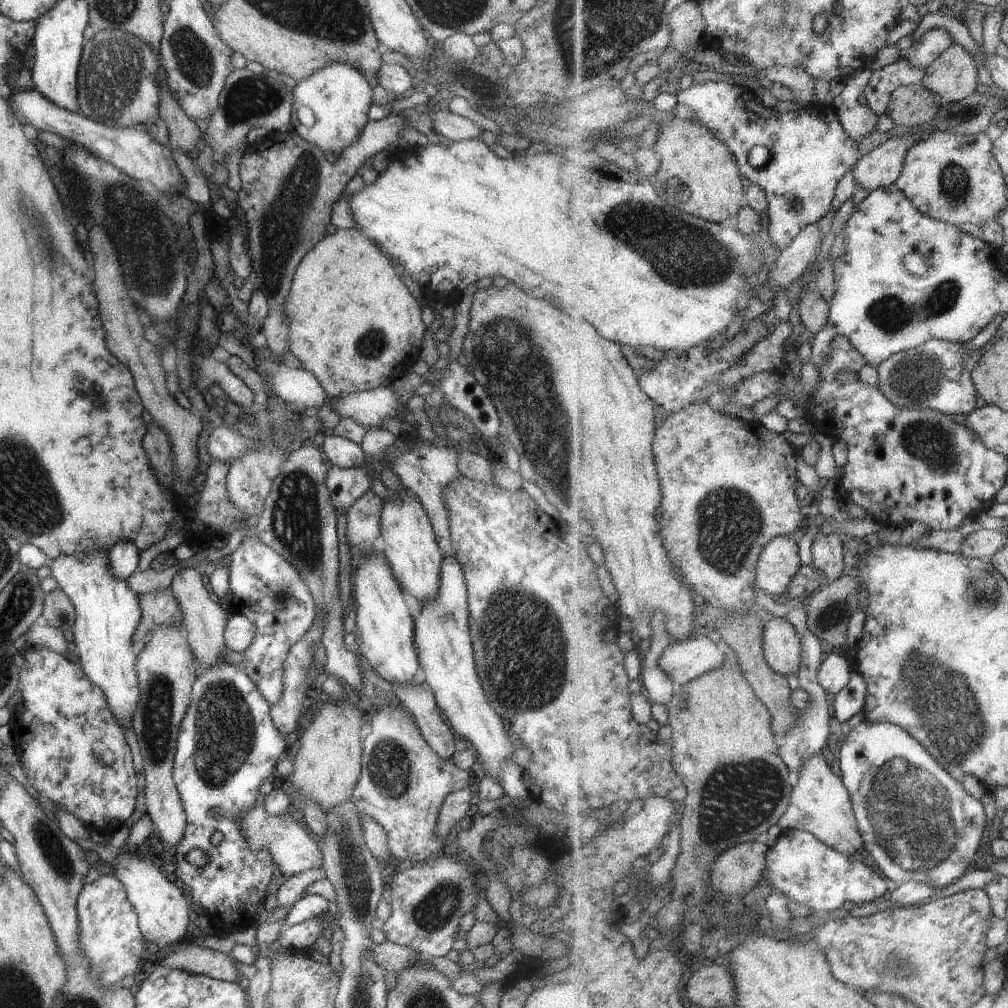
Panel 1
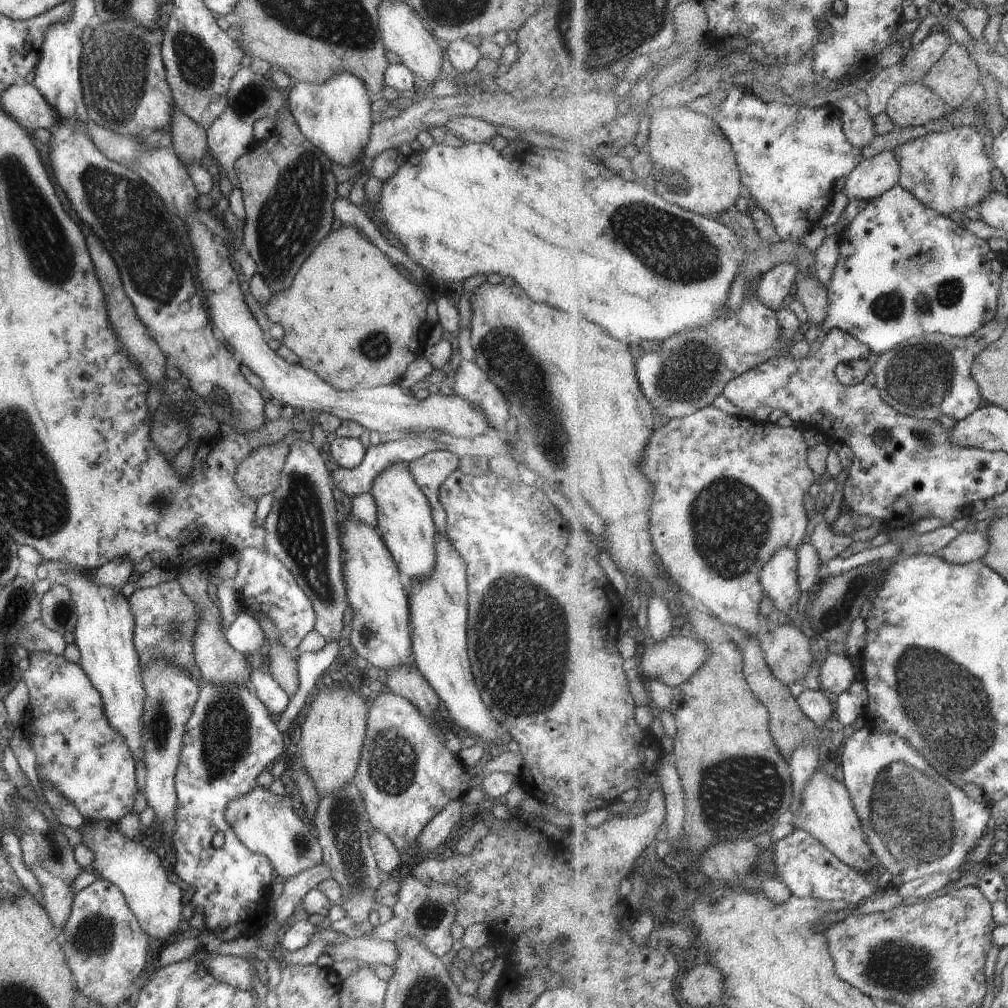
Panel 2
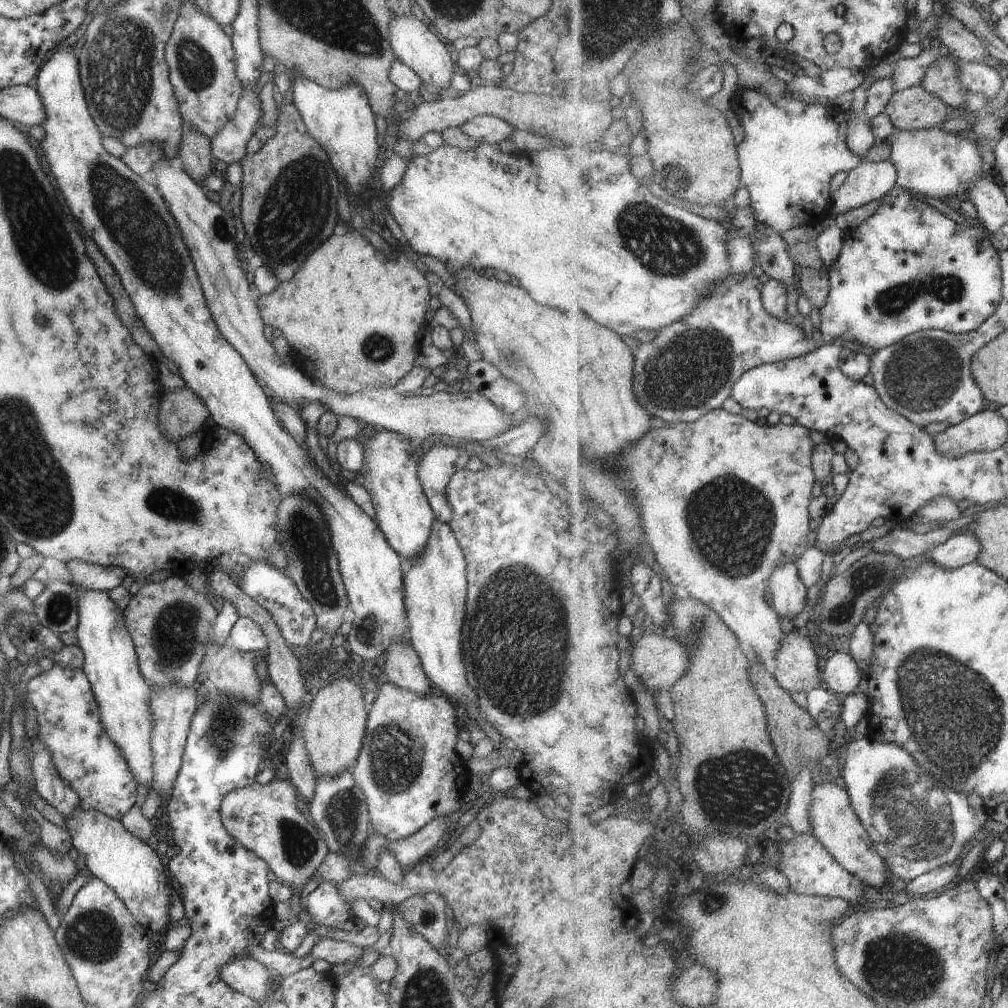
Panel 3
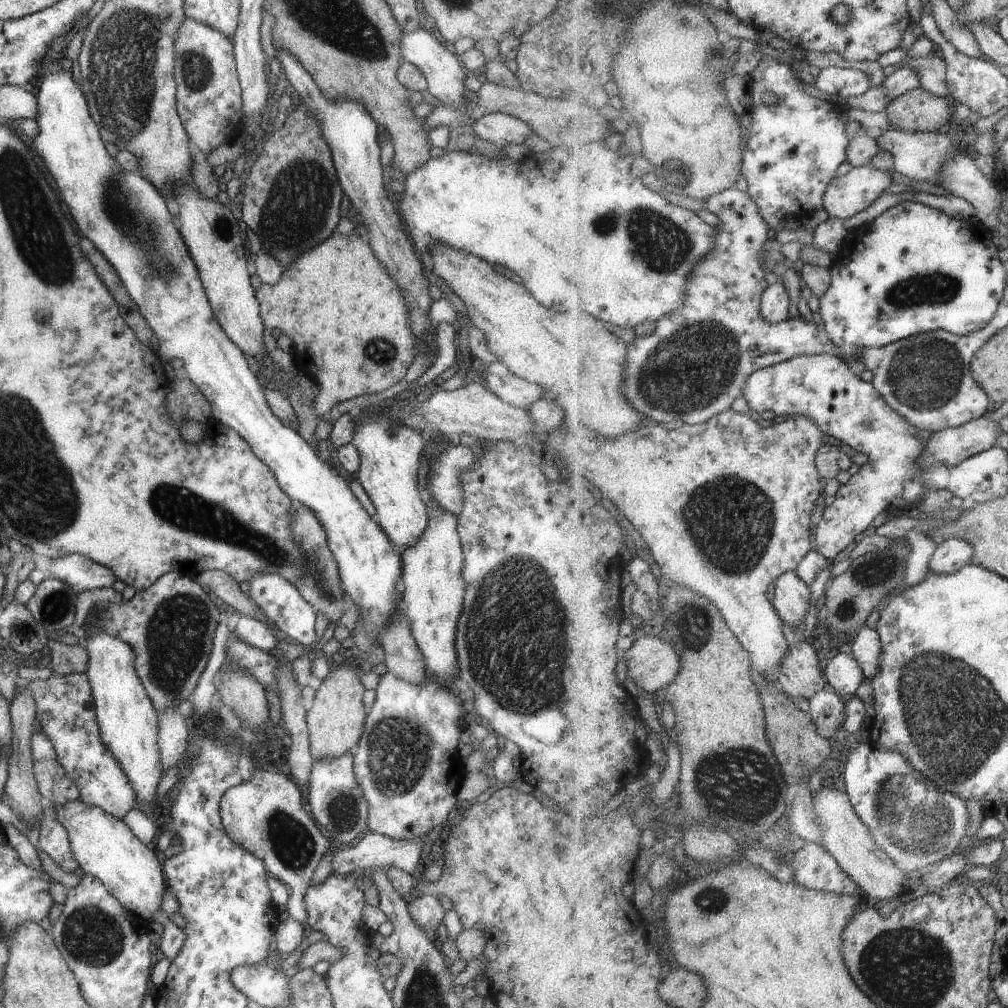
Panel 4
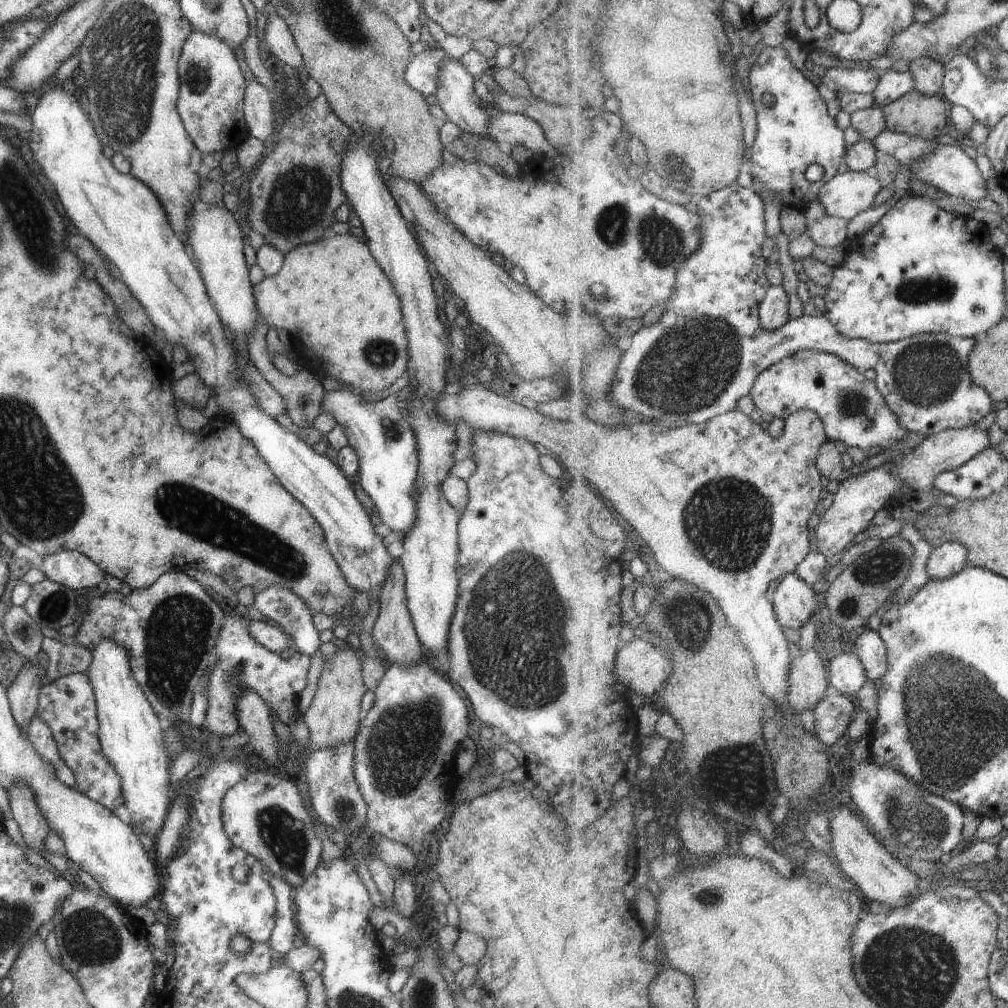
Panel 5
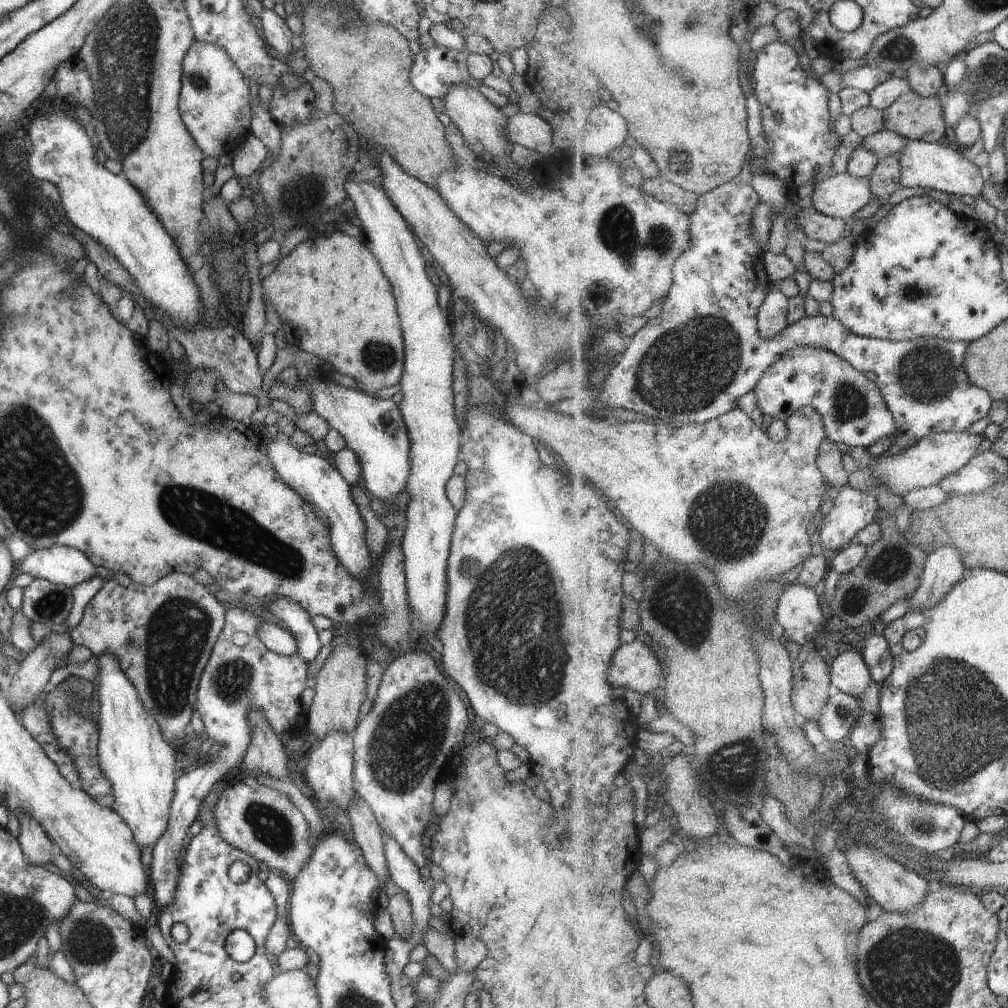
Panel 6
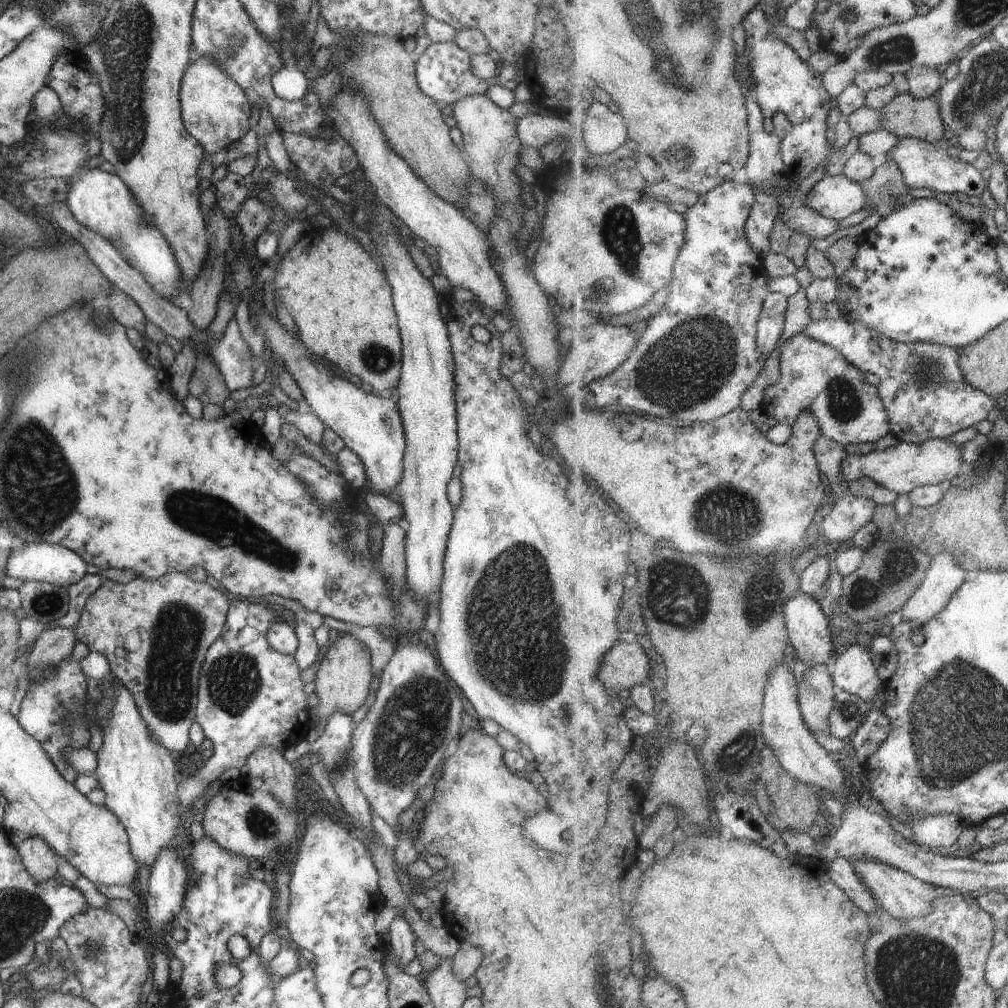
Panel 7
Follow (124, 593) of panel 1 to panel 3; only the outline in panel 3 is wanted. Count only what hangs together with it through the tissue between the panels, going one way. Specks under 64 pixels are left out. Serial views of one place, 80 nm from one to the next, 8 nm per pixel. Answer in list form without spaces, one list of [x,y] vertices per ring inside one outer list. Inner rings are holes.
[[[74,588],[78,594],[78,623],[75,632],[77,646],[82,650],[84,658],[81,669],[97,701],[101,726],[111,742],[119,747],[136,783],[143,784],[149,790],[152,779],[152,718],[149,703],[153,692],[139,672],[133,643],[124,627],[122,610],[107,598],[106,591]]]

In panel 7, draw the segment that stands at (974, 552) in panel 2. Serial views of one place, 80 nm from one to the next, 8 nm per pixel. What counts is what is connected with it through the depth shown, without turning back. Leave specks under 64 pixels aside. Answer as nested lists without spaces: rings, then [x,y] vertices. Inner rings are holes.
[[[951,550],[932,557],[923,584],[901,610],[903,620],[912,622],[916,627],[931,622],[965,584],[965,573]]]

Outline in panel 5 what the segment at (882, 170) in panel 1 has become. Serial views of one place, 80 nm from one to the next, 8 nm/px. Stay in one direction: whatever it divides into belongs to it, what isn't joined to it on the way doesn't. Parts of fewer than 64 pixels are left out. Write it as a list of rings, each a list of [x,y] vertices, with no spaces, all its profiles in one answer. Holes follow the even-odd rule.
[[[848,170],[837,173],[823,186],[818,202],[825,214],[849,221],[873,207],[881,188],[881,181],[868,172]]]

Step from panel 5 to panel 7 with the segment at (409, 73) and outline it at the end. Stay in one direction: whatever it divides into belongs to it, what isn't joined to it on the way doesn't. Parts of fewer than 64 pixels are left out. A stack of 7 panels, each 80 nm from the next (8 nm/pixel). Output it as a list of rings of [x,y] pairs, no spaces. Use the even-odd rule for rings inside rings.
[[[453,41],[430,43],[414,62],[414,75],[423,94],[435,102],[453,105],[465,95],[484,95],[487,83],[470,71],[470,54]]]

